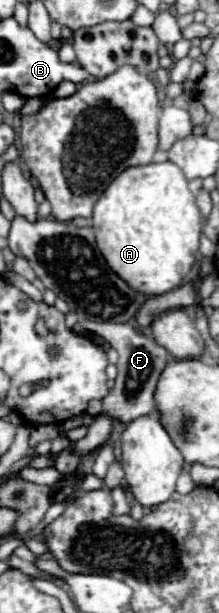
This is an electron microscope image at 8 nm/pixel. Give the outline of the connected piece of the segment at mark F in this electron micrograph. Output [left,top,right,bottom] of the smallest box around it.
[85,322,173,424]

